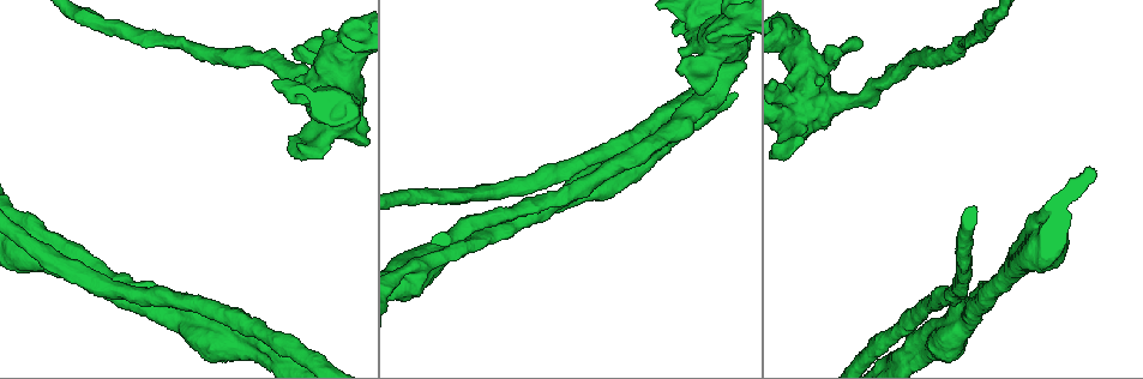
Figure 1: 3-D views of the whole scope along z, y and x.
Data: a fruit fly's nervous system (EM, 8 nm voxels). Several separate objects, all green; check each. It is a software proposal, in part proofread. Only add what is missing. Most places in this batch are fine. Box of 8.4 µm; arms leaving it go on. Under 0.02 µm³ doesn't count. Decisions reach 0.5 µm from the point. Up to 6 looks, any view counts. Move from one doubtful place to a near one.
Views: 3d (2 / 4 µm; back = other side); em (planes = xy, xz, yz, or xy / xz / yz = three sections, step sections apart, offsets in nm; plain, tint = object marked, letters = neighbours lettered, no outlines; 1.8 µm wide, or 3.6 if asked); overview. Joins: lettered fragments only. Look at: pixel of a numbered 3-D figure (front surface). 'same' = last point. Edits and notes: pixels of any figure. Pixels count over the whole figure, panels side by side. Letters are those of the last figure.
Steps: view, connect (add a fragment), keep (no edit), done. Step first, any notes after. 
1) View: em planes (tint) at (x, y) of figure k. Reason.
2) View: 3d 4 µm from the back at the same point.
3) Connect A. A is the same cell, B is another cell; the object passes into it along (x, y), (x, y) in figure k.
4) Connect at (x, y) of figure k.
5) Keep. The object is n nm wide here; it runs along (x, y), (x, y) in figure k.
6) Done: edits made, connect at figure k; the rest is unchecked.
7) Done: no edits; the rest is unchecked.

View: em xz step 16 (letters) at (309, 129) of figure 1. Abrupt turn.

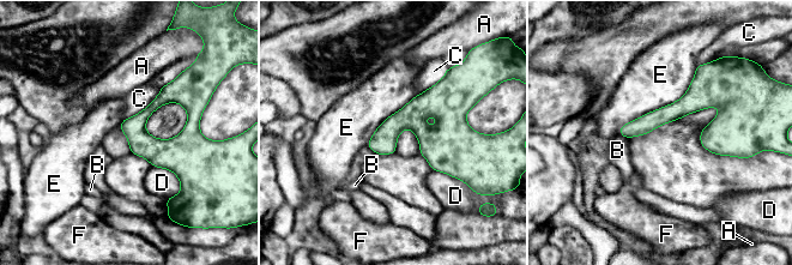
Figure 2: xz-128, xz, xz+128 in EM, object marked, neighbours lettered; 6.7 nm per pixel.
View: em xy step 8 (letters) at the same point.

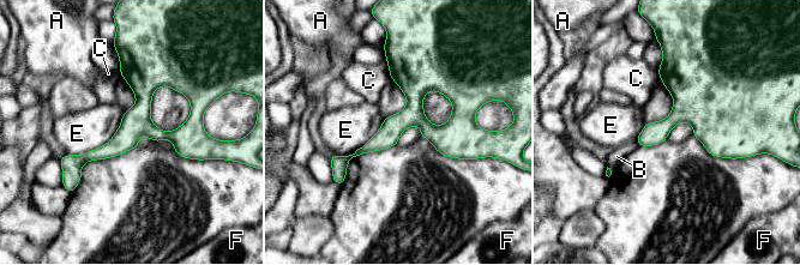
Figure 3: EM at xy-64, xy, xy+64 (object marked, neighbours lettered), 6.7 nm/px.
Keep. The object is 160 nm wide here; the longest contact is with E, 500 nm; A, B, C, E and F are other cells; no lettered fragment goes on from it.

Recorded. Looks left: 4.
View: 3d 4 µm from the back at (828, 59) of figure 1. Sharp bend.

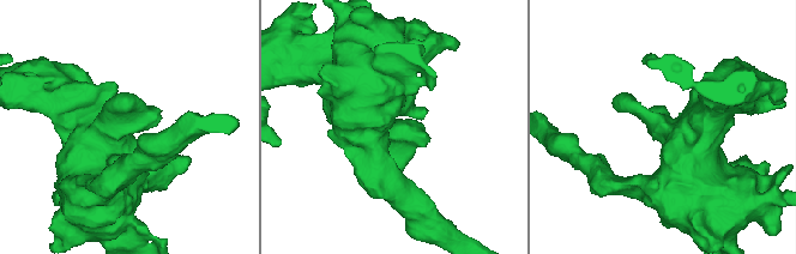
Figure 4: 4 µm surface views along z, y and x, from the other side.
View: em 3.6 µm planes (letters) at (108, 123) of figure 4. Now the EM.

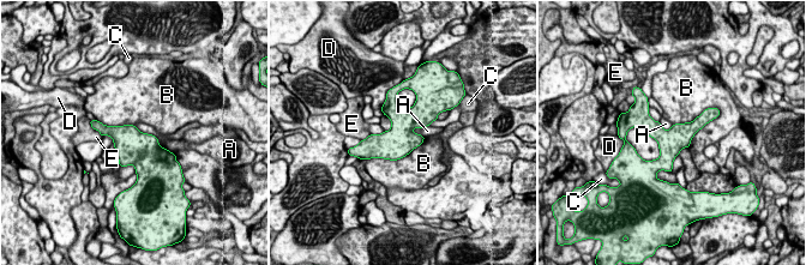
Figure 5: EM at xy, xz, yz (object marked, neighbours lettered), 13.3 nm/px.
Keep. The object is 360 nm wide here; A, B, C, D and E are other cells; a border runs along (429, 125), (415, 127), (411, 131) in figure 5; no lettered fragment goes on from it.

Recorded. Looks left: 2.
Done: no edits; the rest is unchecked.

